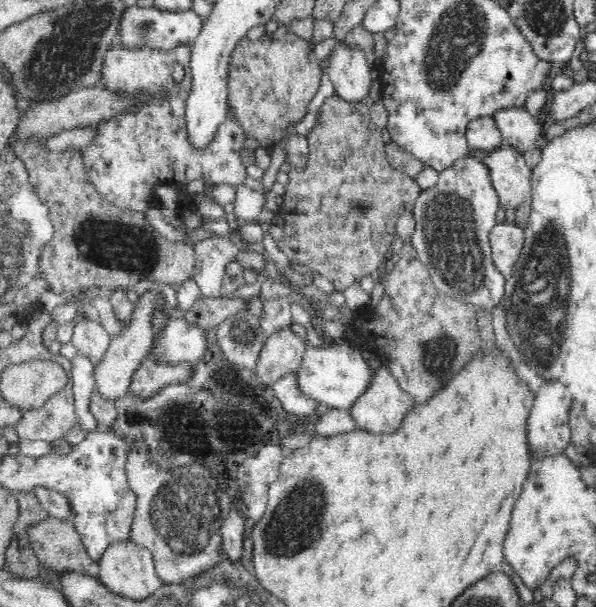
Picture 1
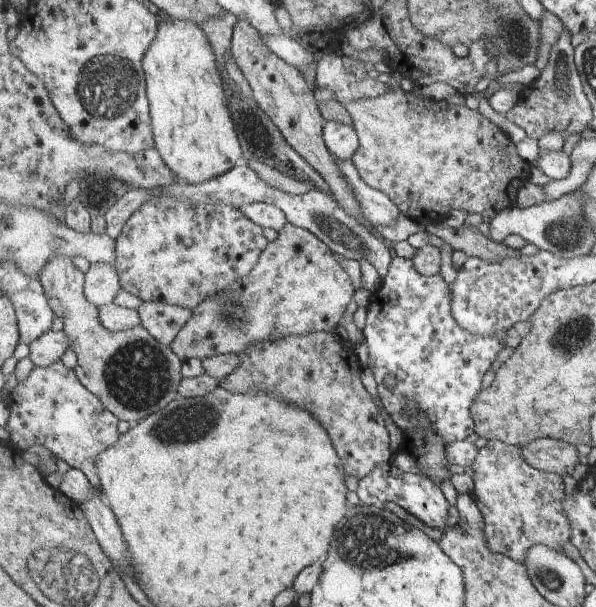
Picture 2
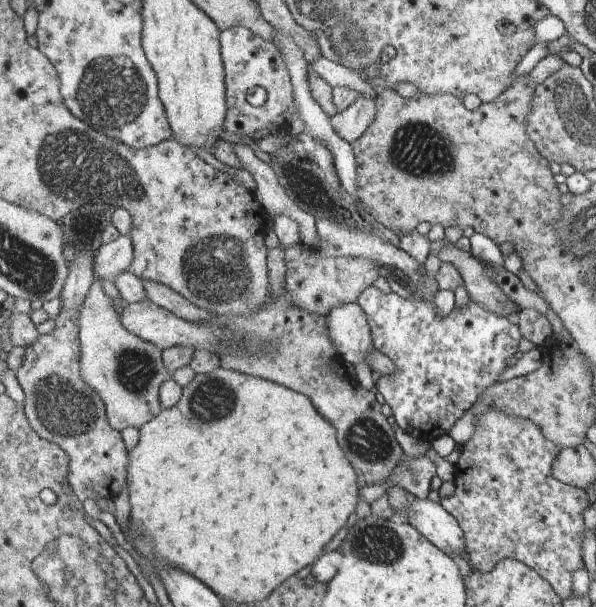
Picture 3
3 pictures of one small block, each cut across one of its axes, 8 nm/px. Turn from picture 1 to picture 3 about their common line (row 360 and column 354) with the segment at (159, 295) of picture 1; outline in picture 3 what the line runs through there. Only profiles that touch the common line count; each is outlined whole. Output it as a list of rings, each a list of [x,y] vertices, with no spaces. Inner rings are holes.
[[[361,94],[347,110],[333,115],[331,120],[337,134],[353,144],[367,132],[367,129],[375,122],[377,115],[376,96],[369,97]]]

